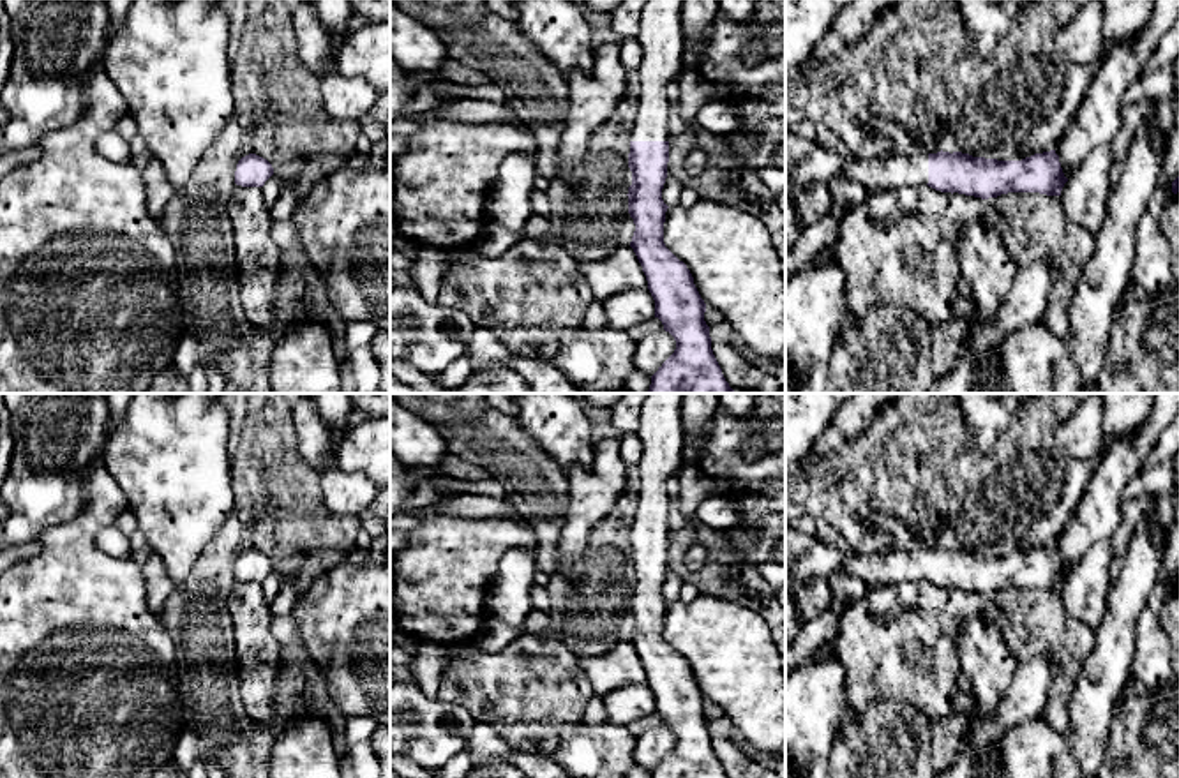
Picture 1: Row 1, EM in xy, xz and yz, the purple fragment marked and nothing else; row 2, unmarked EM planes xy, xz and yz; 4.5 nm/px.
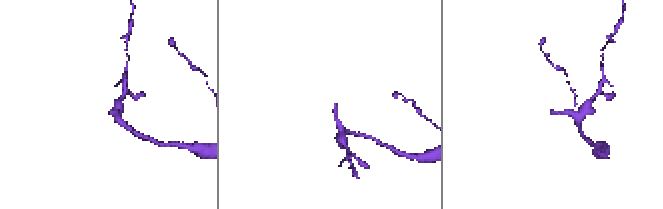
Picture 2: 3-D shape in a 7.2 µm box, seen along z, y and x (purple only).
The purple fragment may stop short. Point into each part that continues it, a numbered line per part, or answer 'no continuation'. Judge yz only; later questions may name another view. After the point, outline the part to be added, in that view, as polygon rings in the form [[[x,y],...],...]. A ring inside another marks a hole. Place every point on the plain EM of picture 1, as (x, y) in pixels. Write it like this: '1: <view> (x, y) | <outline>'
1: yz (885, 565) | [[[815,542],[810,550],[792,561],[787,580],[805,584],[822,579],[828,582],[835,572],[845,572],[867,584],[920,582],[928,579],[928,549],[907,552],[881,543],[868,552],[856,552]]]

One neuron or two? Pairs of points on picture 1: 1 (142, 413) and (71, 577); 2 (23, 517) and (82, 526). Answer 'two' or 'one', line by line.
1: two
2: two

